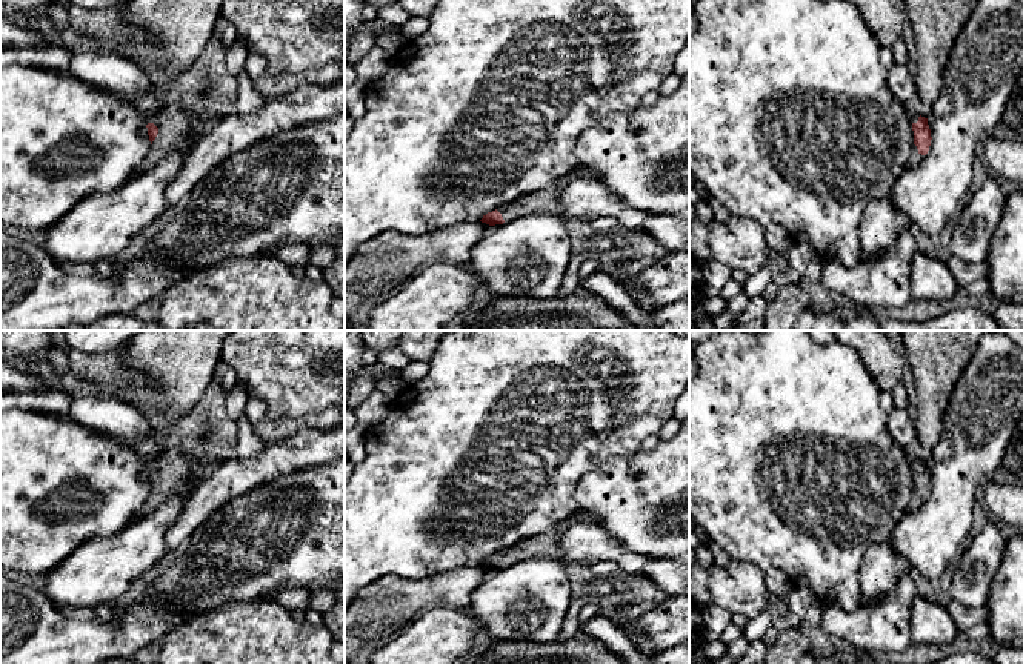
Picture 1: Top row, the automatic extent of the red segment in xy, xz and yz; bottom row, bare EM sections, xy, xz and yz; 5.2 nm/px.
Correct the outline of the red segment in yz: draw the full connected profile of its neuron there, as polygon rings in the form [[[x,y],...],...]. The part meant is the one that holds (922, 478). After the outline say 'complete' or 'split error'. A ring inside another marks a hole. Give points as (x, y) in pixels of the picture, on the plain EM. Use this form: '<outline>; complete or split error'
[[[920,456],[911,460],[912,475],[914,475],[914,495],[926,500],[931,490],[931,473],[928,463],[921,461]]]; split error

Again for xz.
[[[578,512],[566,523],[557,526],[555,529],[543,535],[521,540],[515,546],[506,547],[492,556],[488,556],[486,559],[483,559],[480,566],[489,570],[495,570],[495,569],[514,566],[517,563],[521,563],[525,559],[531,559],[535,556],[560,559],[558,538],[566,527],[571,527],[578,523],[597,523],[597,518]]]; split error

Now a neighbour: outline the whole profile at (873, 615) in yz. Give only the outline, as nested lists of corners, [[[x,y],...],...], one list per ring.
[[[909,575],[874,604],[860,604],[854,612],[838,603],[825,603],[820,627],[823,632],[851,642],[855,649],[903,652],[911,641],[912,603],[917,596]]]

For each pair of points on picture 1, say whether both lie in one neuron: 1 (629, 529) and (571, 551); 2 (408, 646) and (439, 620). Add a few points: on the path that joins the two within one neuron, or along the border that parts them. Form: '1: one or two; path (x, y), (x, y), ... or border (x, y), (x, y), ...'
1: two; border (594, 523), (642, 555)
2: one; path (416, 643), (431, 627)

